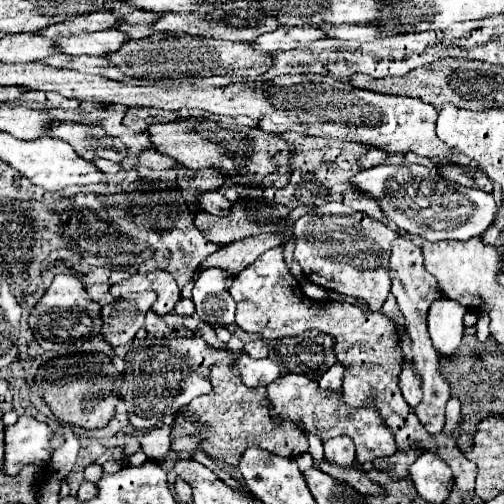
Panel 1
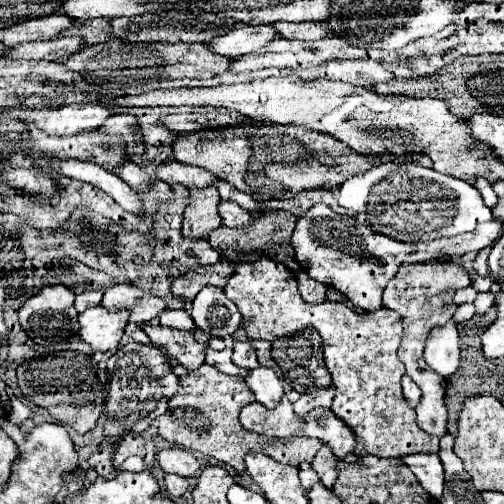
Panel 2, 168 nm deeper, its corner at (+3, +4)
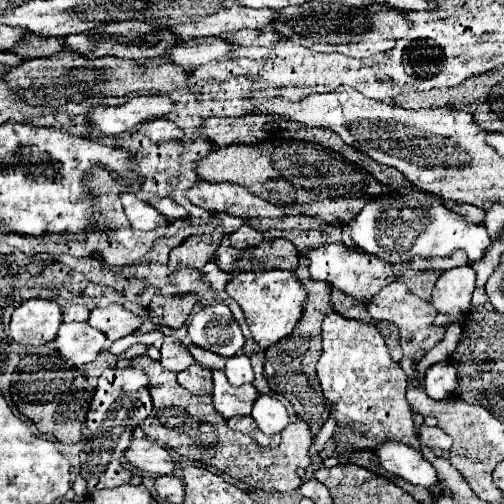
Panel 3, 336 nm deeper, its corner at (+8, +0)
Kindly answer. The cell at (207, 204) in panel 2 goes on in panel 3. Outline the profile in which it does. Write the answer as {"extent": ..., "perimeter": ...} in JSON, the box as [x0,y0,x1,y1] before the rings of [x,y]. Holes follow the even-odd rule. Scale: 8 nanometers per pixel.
{"extent":[168,235,222,273],"perimeter":[[[198,235],[188,237],[182,245],[170,251],[168,267],[172,273],[178,271],[178,267],[192,267],[202,269],[208,261],[214,259],[216,249],[222,243],[222,235]]]}

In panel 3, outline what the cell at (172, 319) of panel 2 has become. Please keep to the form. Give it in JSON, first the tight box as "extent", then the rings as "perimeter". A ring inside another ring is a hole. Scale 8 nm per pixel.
{"extent":[160,335,196,373],"perimeter":[[[170,335],[166,337],[160,353],[162,353],[162,359],[160,359],[162,367],[168,371],[174,371],[174,373],[180,373],[180,371],[188,369],[192,363],[196,363],[194,357],[188,353],[186,345],[182,345],[180,341],[176,341]]]}

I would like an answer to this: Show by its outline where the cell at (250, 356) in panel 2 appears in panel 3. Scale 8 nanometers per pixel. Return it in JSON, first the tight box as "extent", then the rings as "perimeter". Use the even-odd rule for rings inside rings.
{"extent":[224,353,254,387],"perimeter":[[[244,353],[226,359],[224,375],[228,377],[228,383],[234,385],[234,387],[240,387],[244,383],[254,381],[254,371],[252,371],[252,365],[250,365],[250,359]]]}

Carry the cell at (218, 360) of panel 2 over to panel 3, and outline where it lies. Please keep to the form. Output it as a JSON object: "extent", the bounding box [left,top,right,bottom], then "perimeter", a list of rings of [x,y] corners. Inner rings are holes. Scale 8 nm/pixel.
{"extent":[212,371,258,419],"perimeter":[[[212,371],[212,379],[214,379],[212,403],[216,411],[224,415],[224,419],[252,413],[252,405],[258,399],[258,391],[254,385],[232,387],[222,371]]]}

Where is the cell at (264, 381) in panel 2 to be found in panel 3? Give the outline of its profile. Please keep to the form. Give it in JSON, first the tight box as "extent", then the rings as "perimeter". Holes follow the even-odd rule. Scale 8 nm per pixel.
{"extent":[252,395,290,437],"perimeter":[[[260,395],[256,399],[254,409],[252,409],[252,417],[258,423],[260,431],[266,435],[272,435],[272,437],[280,435],[286,429],[286,425],[290,423],[286,407],[270,395]]]}

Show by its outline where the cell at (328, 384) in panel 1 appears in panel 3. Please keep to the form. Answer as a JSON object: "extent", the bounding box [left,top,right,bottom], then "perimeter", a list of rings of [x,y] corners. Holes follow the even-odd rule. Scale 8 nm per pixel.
{"extent":[132,357,312,491],"perimeter":[[[142,357],[136,359],[132,365],[140,367],[148,375],[148,389],[154,403],[152,415],[148,415],[148,419],[144,419],[144,423],[138,425],[146,437],[160,443],[162,447],[174,449],[184,459],[198,461],[202,465],[212,465],[220,473],[226,473],[236,481],[248,483],[254,489],[292,491],[302,485],[302,479],[298,477],[296,469],[298,467],[306,469],[310,465],[308,447],[312,443],[310,429],[302,419],[286,427],[286,431],[282,433],[282,443],[278,447],[260,447],[248,435],[228,429],[226,419],[214,409],[210,395],[204,397],[190,395],[176,381],[176,375],[172,371],[166,371],[158,361]]]}

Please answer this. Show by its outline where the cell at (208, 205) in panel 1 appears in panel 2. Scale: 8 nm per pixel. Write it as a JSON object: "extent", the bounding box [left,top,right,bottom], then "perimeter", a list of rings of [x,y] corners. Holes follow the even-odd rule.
{"extent":[219,201,251,227],"perimeter":[[[221,201],[219,215],[223,219],[223,225],[227,227],[249,227],[251,223],[251,215],[233,201]]]}

